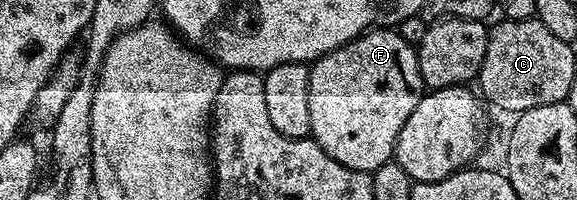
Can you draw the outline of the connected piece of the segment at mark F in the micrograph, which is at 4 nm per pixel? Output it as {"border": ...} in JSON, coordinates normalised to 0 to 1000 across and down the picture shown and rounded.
{"border":[[[645,145],[544,300],[536,350],[537,690],[556,725],[577,805],[591,805],[591,825],[605,845],[646,865],[660,825],[679,810],[695,625],[709,605],[709,565],[723,545],[723,505],[737,470],[721,240],[704,215],[690,150]]]}

